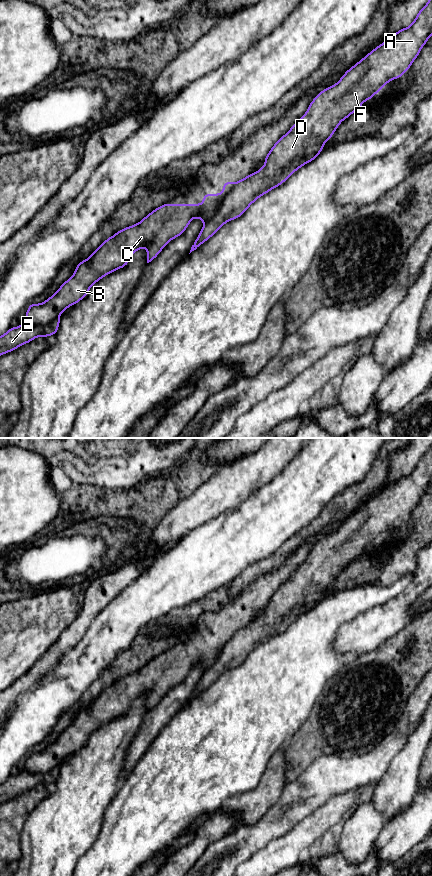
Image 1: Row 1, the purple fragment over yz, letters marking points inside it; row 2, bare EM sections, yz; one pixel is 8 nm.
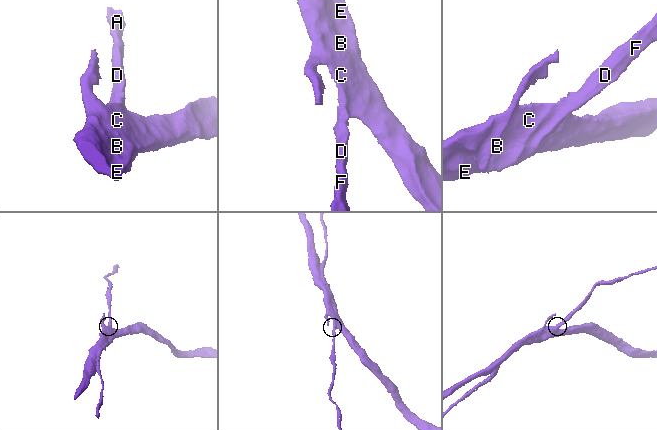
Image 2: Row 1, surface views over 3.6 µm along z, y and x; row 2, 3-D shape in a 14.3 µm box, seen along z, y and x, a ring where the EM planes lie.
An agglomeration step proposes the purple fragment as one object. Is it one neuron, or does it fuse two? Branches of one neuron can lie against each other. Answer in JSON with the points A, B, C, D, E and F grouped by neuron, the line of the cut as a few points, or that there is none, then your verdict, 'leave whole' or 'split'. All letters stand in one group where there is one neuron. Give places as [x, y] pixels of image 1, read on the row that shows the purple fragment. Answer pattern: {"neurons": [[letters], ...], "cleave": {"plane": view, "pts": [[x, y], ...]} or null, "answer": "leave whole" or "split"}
{"neurons": [["A", "D", "E", "F"], ["B", "C"]], "cleave": {"plane": "yz", "pts": [[235, 184], [224, 199], [219, 210], [204, 224]]}, "answer": "split"}

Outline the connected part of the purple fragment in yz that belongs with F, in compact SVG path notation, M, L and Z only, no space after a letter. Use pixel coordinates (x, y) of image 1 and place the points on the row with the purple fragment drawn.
M428 0L409 27L397 31L386 39L385 42L348 69L336 84L322 90L313 99L306 113L274 144L265 156L265 165L234 185L219 211L204 224L190 253L213 236L226 222L239 218L259 197L280 186L296 170L314 160L344 119L358 110L364 101L373 98L389 81L398 79L410 68L431 36L432 0Z

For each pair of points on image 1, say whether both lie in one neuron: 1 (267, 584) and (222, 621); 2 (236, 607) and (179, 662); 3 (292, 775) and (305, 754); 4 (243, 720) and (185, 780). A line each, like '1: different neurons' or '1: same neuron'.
1: same neuron
2: same neuron
3: same neuron
4: same neuron

